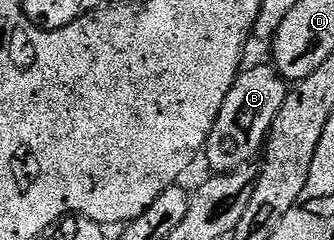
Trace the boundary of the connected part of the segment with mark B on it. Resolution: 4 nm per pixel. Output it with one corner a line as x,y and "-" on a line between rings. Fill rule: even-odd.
272,65
242,69
235,84
231,84
231,92
227,92
223,108
219,108
215,128
211,128
211,136
205,142
203,152
213,172
226,174
250,165
262,153
269,129
273,126
275,116
279,116
279,108
283,108
283,100
289,91
285,79

